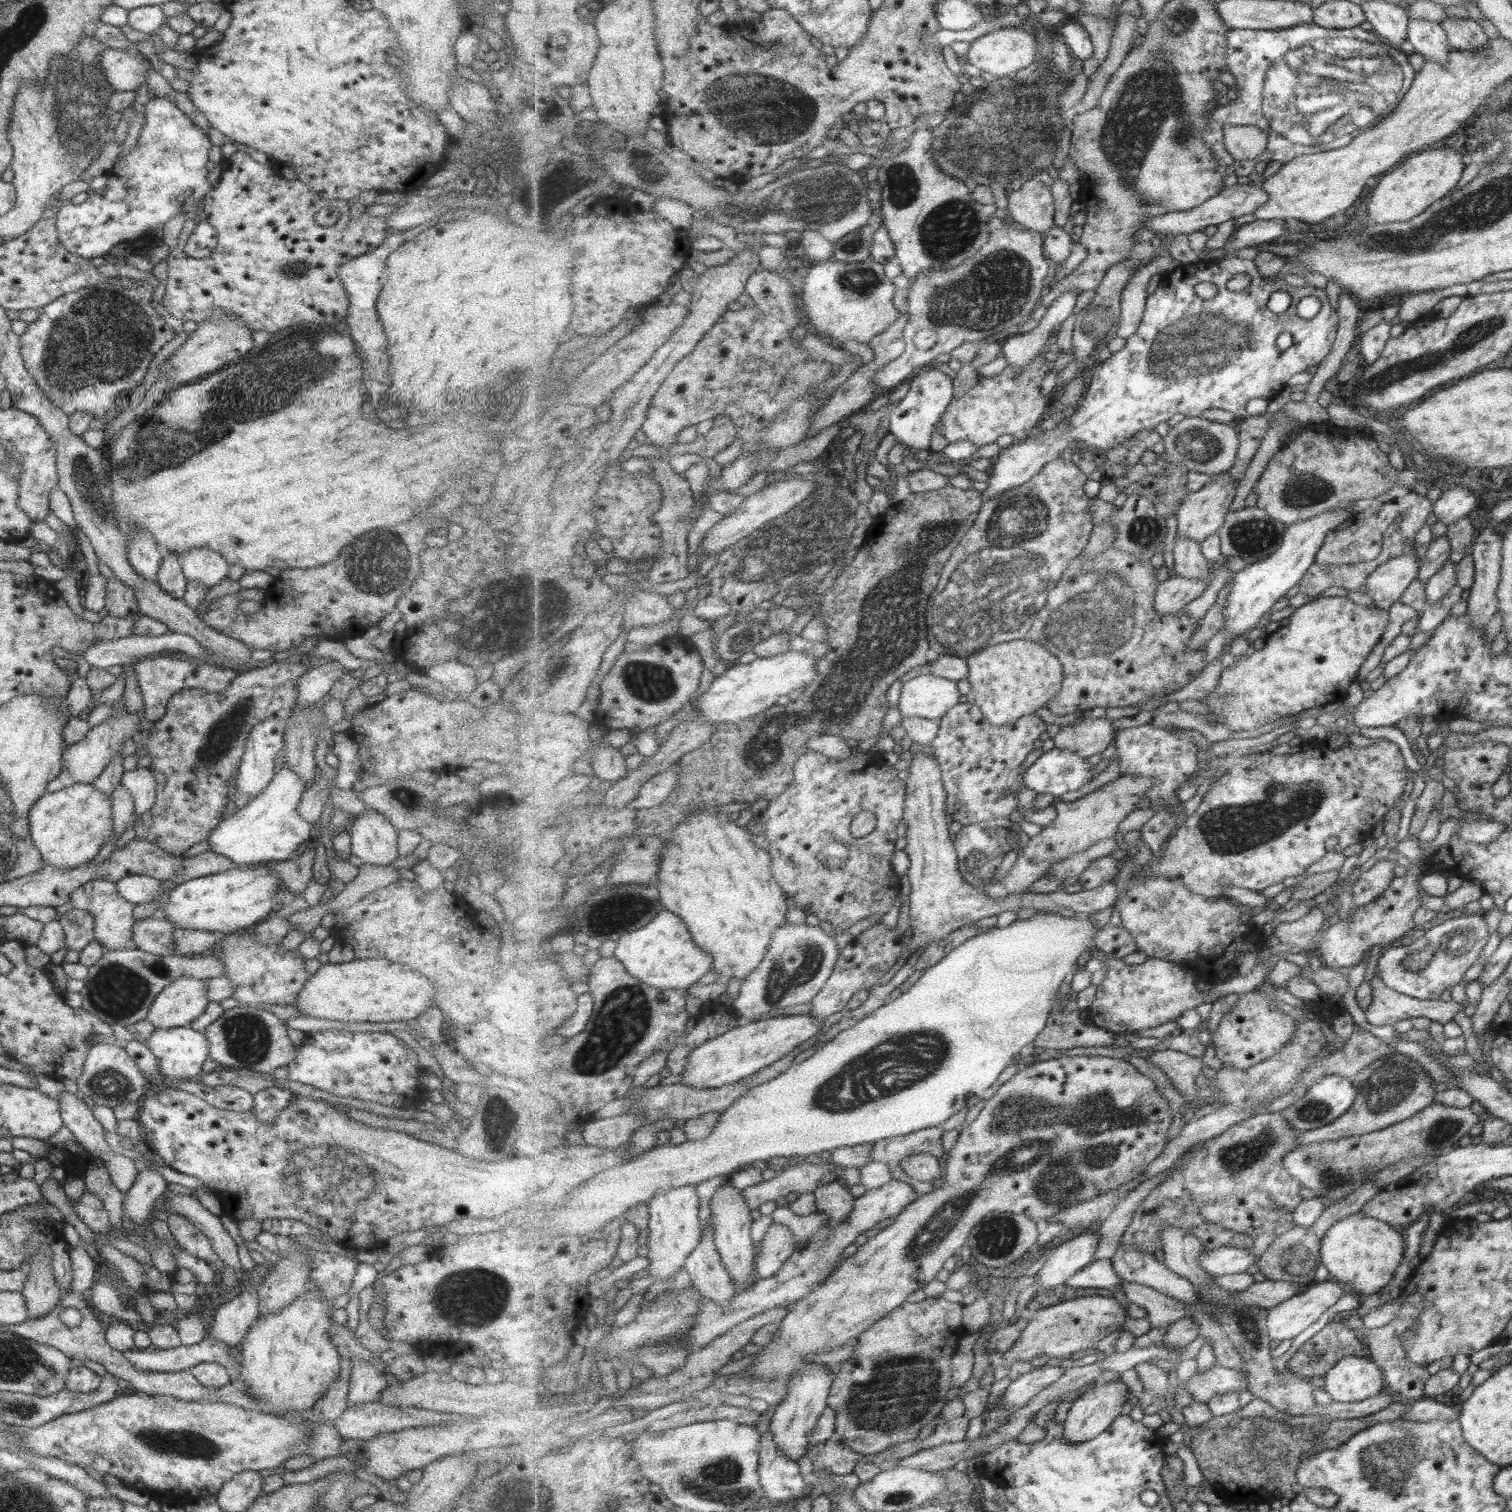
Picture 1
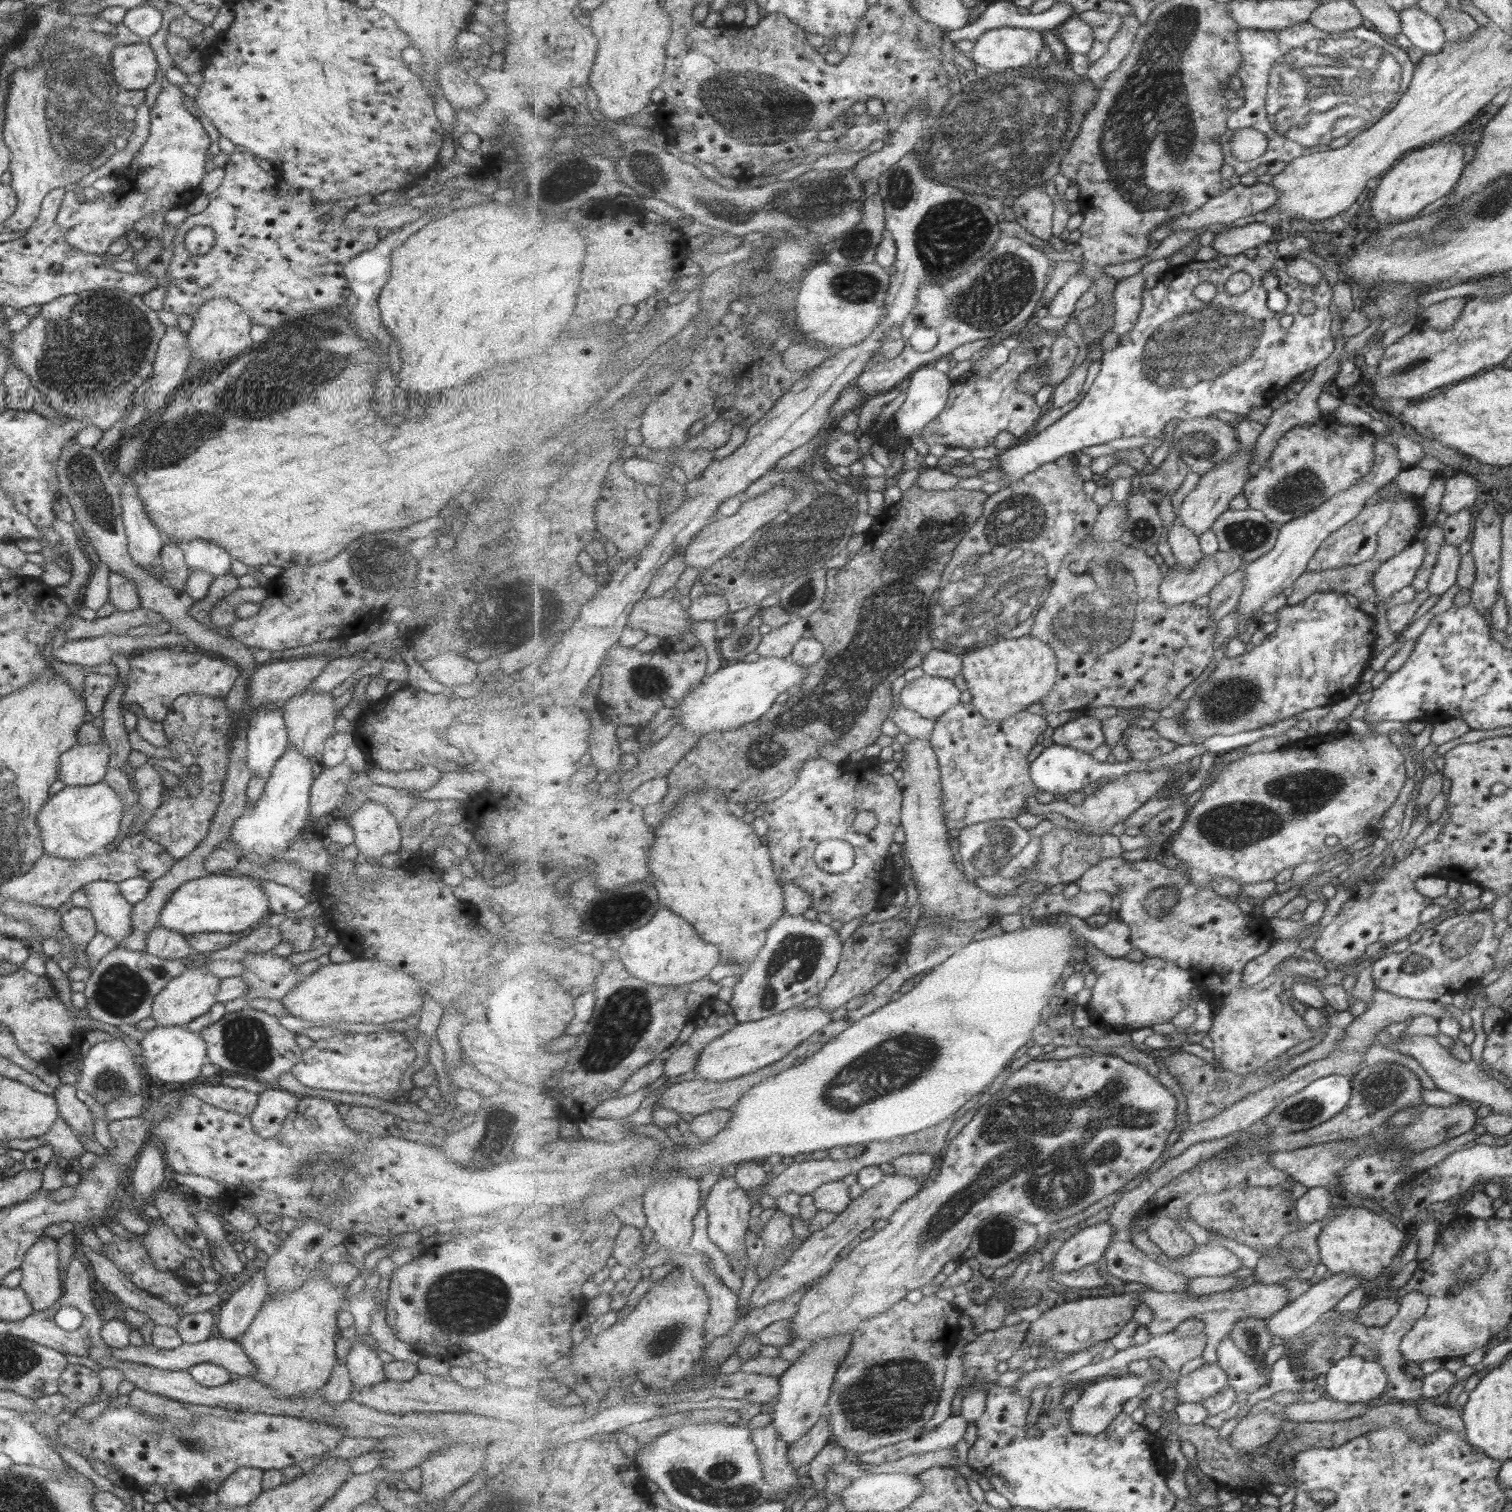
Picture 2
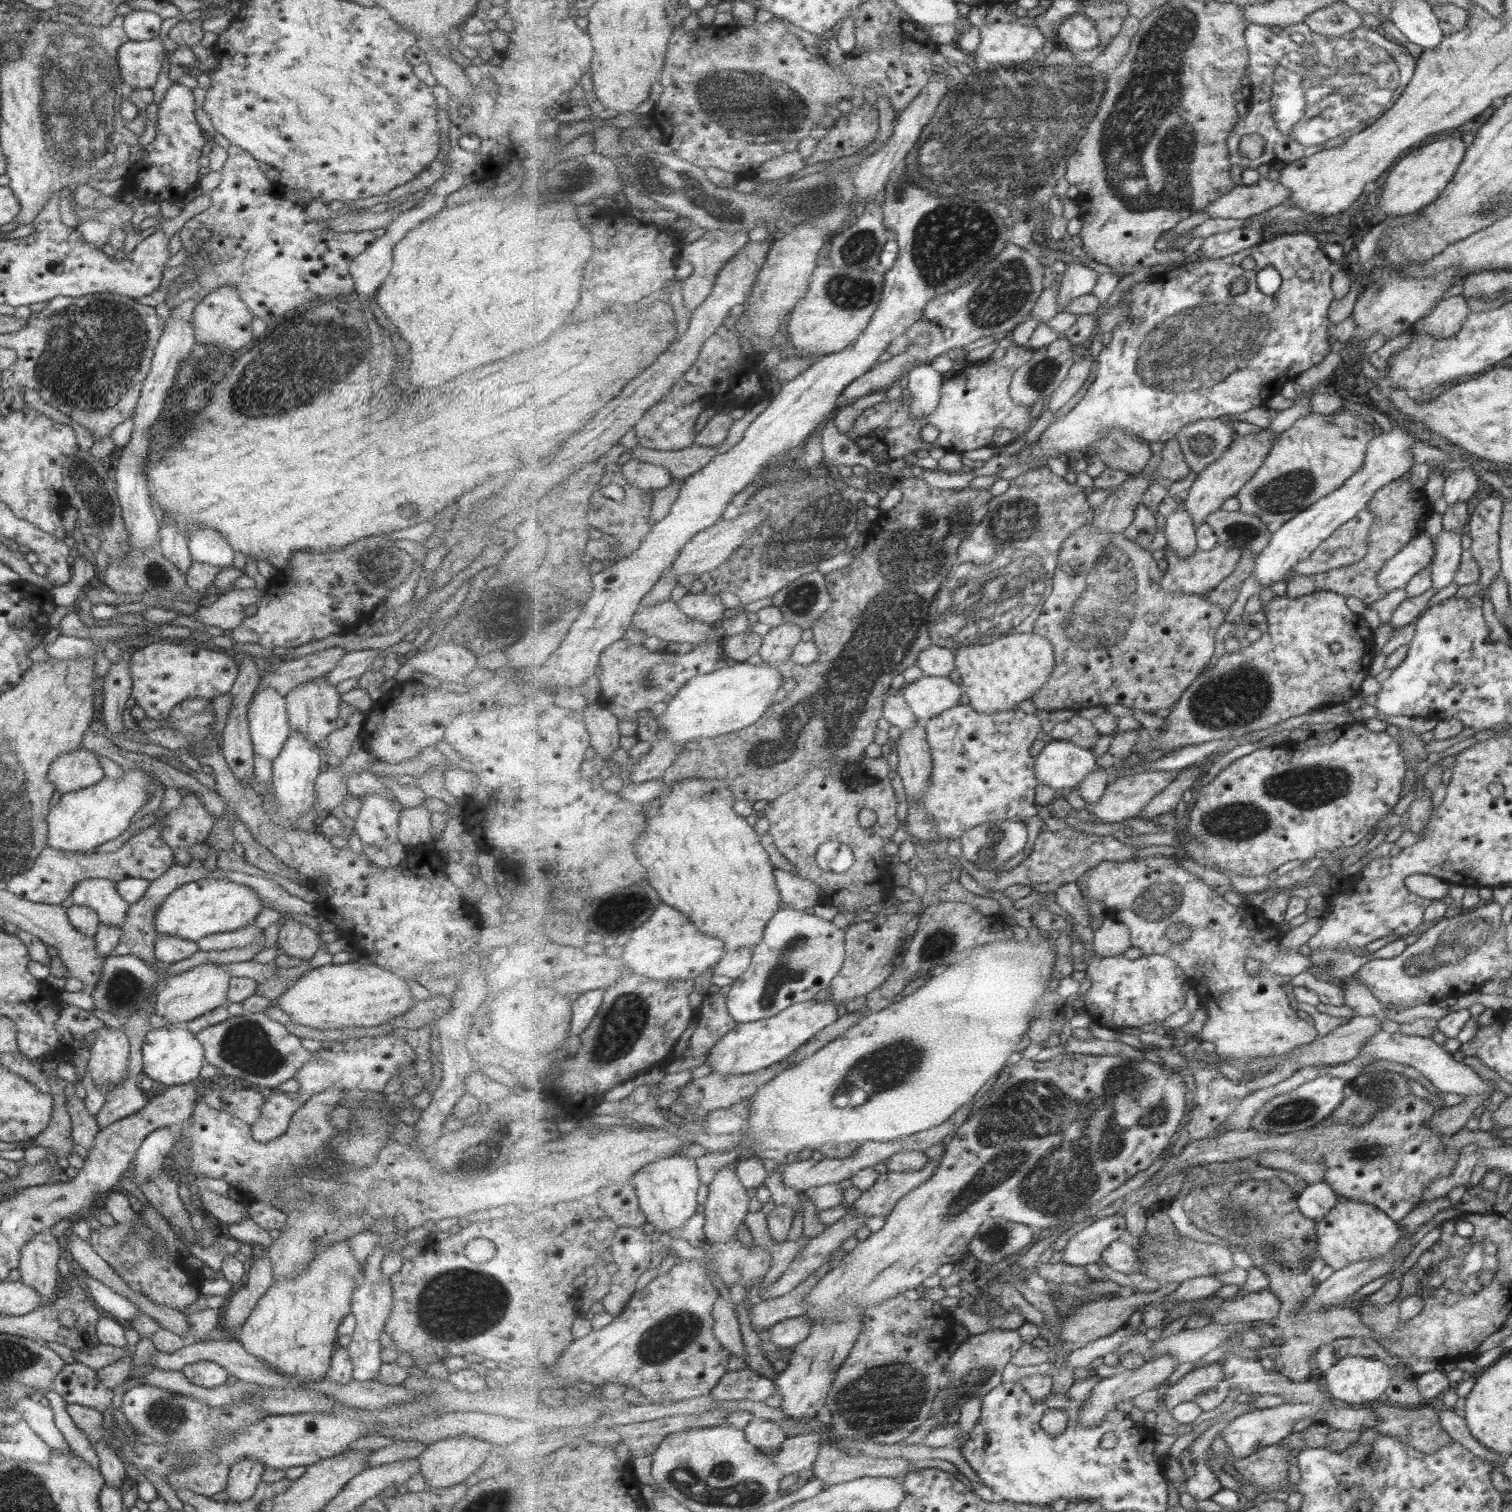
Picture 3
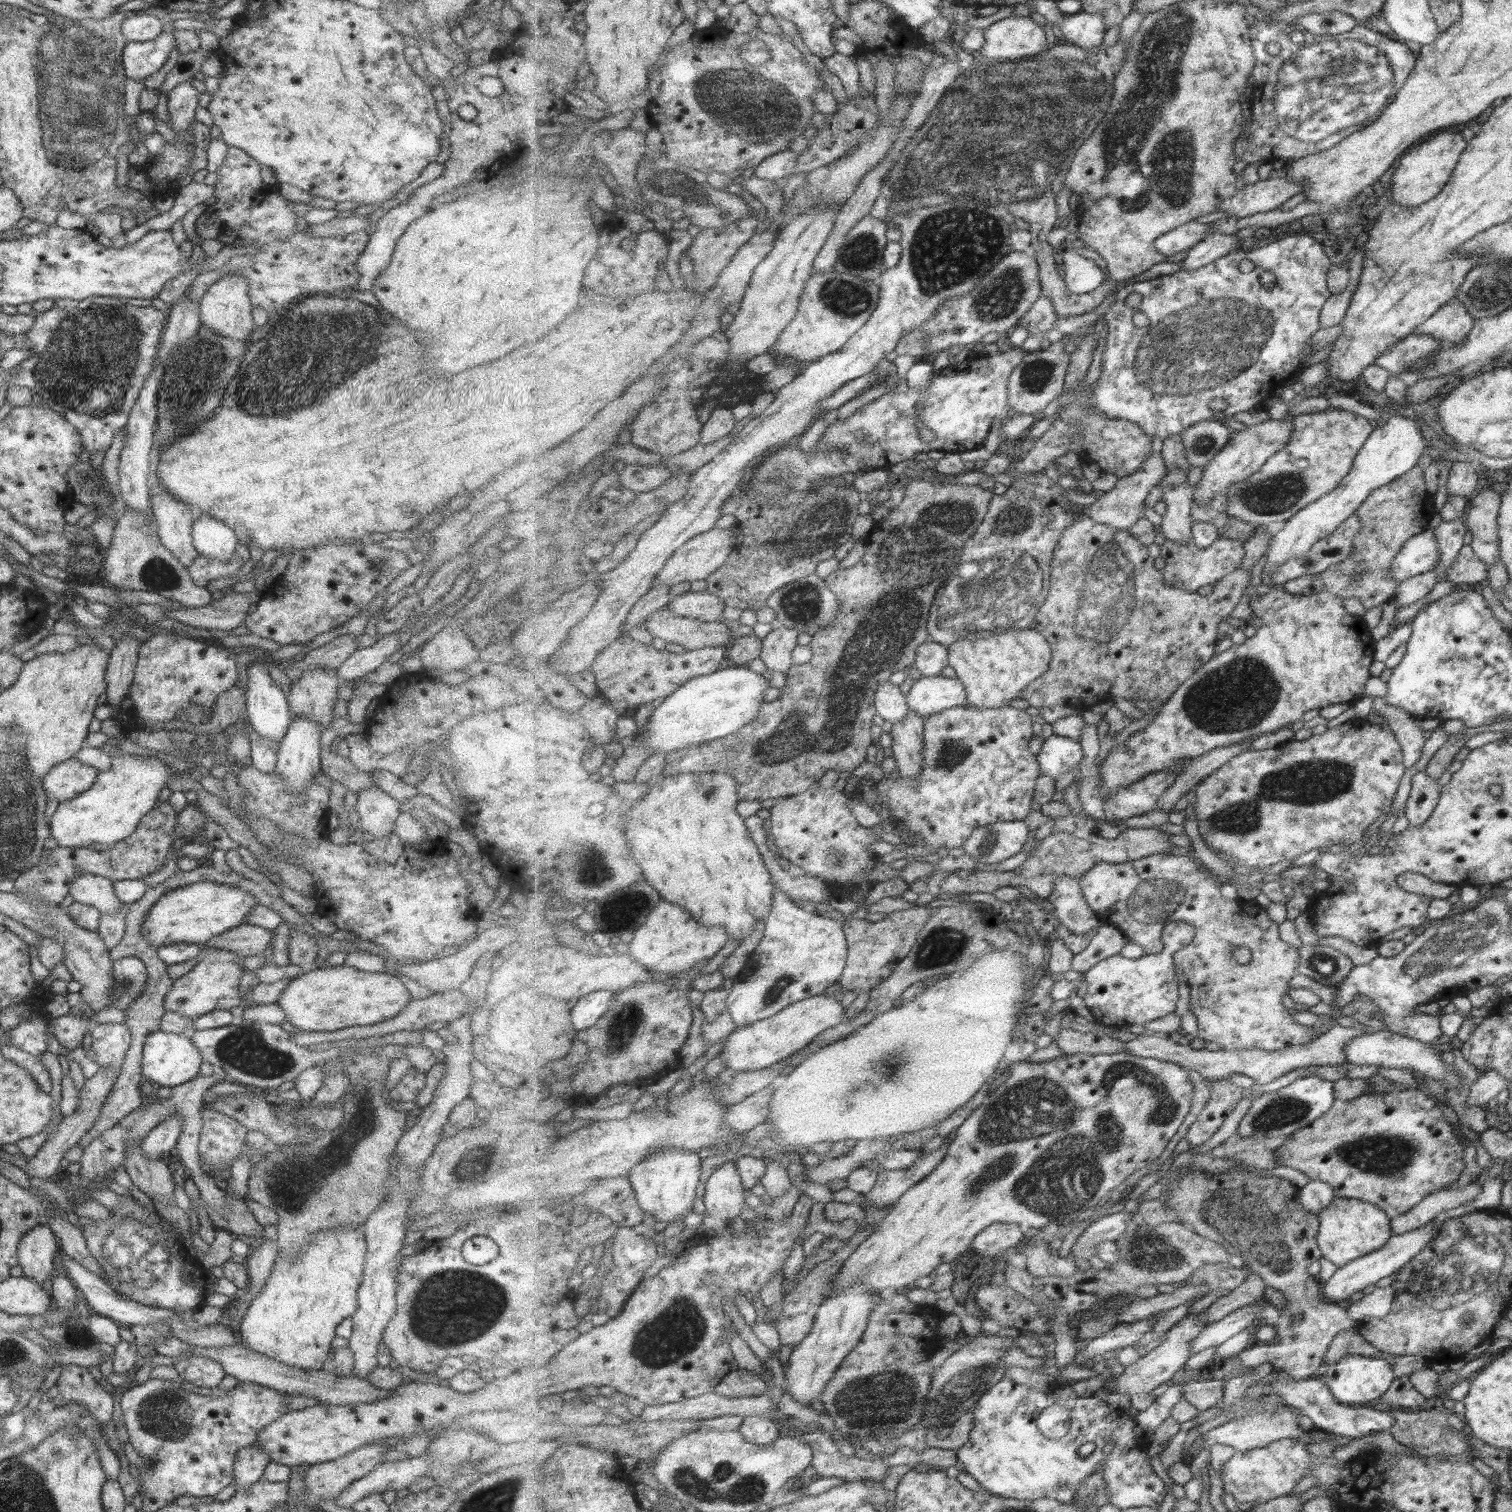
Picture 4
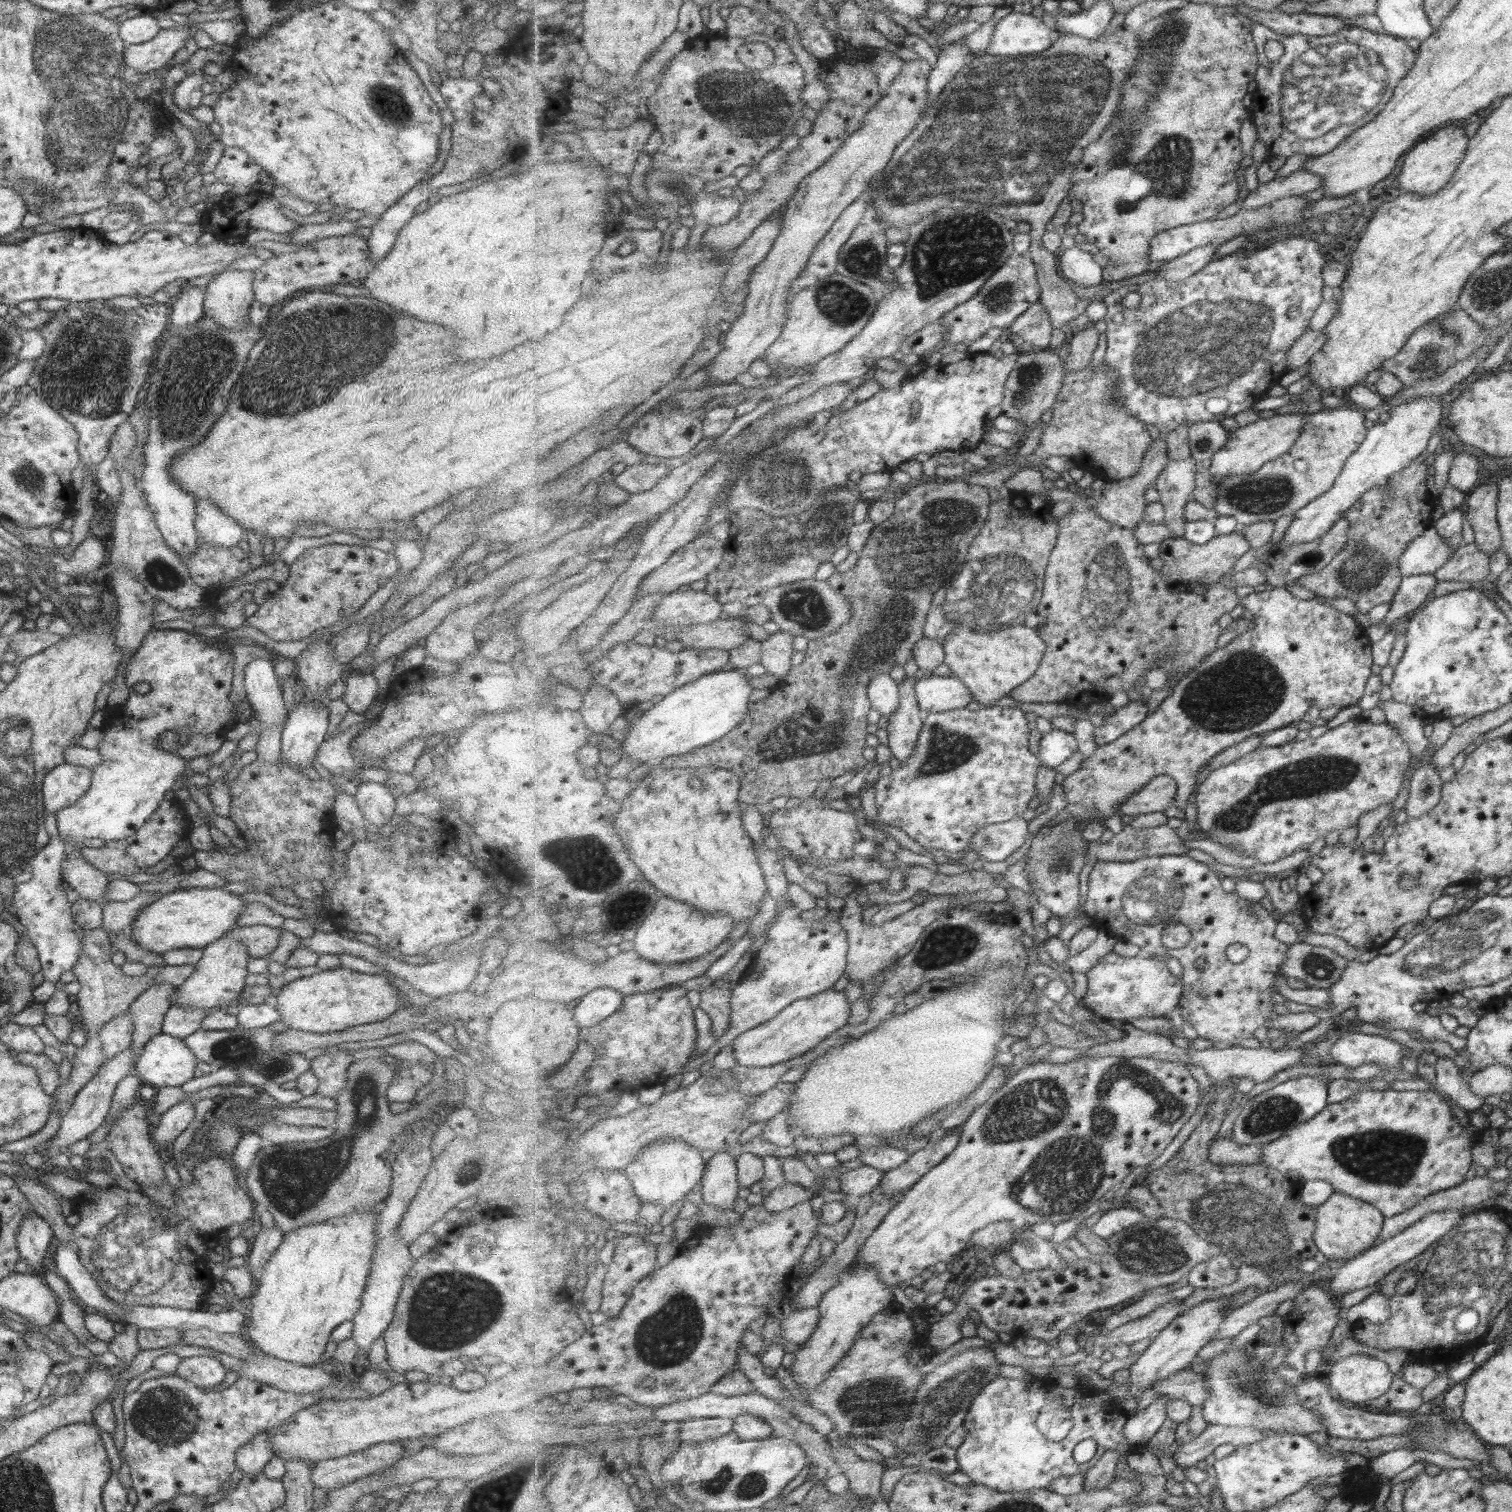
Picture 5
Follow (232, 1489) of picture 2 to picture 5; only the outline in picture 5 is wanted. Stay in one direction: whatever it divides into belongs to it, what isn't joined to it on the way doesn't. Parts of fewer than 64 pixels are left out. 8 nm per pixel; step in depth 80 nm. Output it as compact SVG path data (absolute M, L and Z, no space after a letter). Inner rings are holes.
M265 1431L258 1432L249 1442L245 1442L245 1444L241 1444L240 1448L237 1448L234 1454L235 1464L243 1475L251 1476L261 1471L274 1455L265 1436Z

